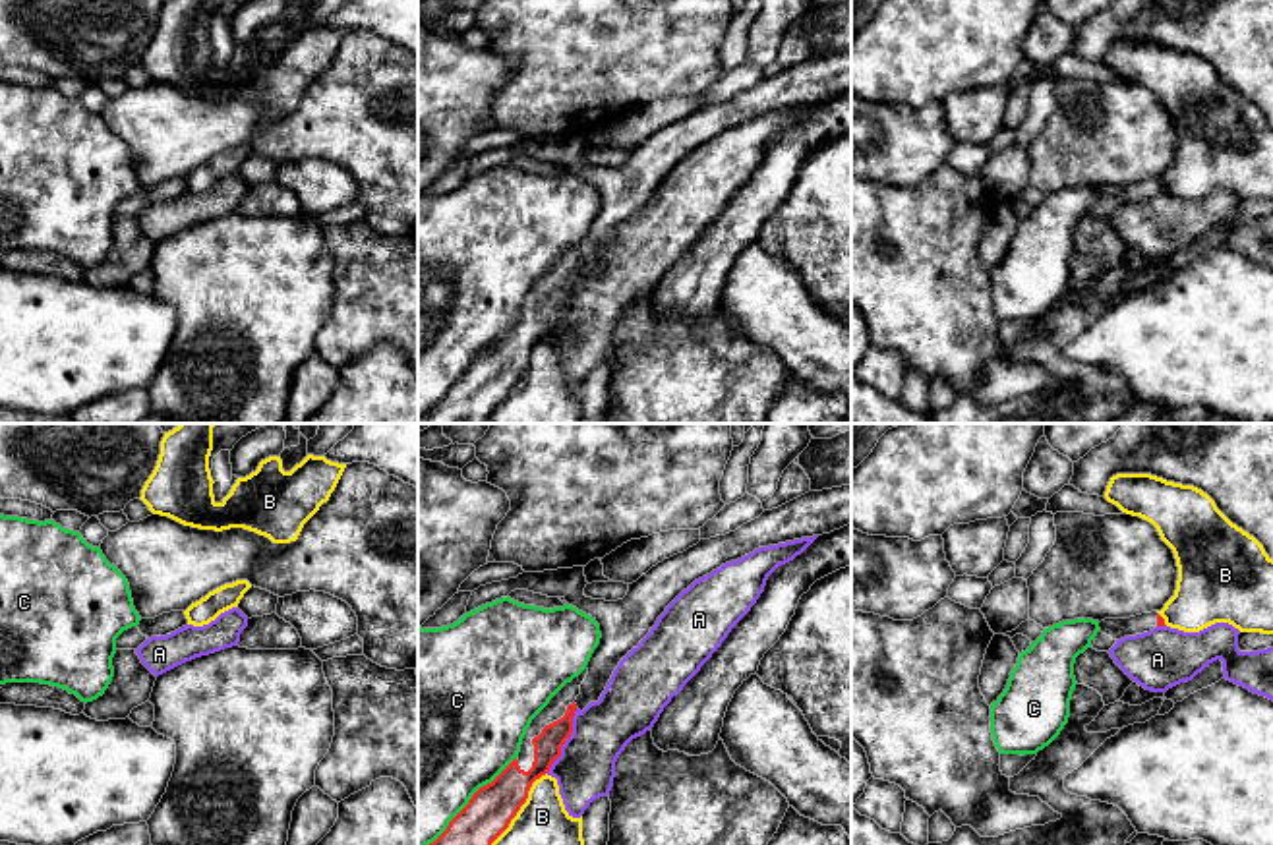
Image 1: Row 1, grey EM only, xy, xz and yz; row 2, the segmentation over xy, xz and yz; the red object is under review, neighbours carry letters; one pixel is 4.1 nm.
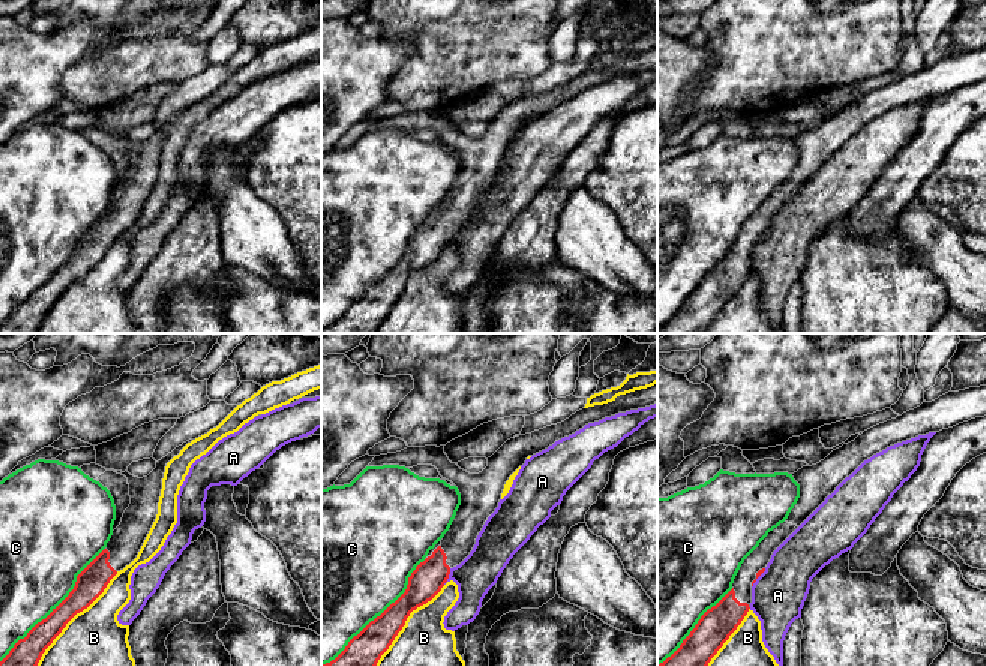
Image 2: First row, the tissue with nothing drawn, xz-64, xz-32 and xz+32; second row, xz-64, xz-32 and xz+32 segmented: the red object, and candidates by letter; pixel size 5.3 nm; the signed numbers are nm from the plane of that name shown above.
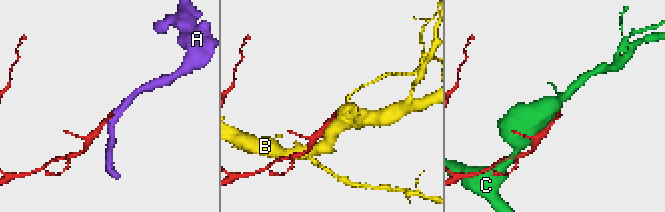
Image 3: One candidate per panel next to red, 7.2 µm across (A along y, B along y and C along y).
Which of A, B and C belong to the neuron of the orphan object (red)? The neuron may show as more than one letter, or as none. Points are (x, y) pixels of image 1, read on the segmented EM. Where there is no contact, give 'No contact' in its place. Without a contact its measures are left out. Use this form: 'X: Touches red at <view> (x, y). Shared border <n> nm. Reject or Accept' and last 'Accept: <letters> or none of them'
A: Touches red at xz (565, 739). Shared border 300 nm. Reject
B: Touches red at xz (521, 805). Shared border 380 nm. Reject
C: Touches red at xz (471, 799). Shared border 500 nm. Reject
Accept: none of them

